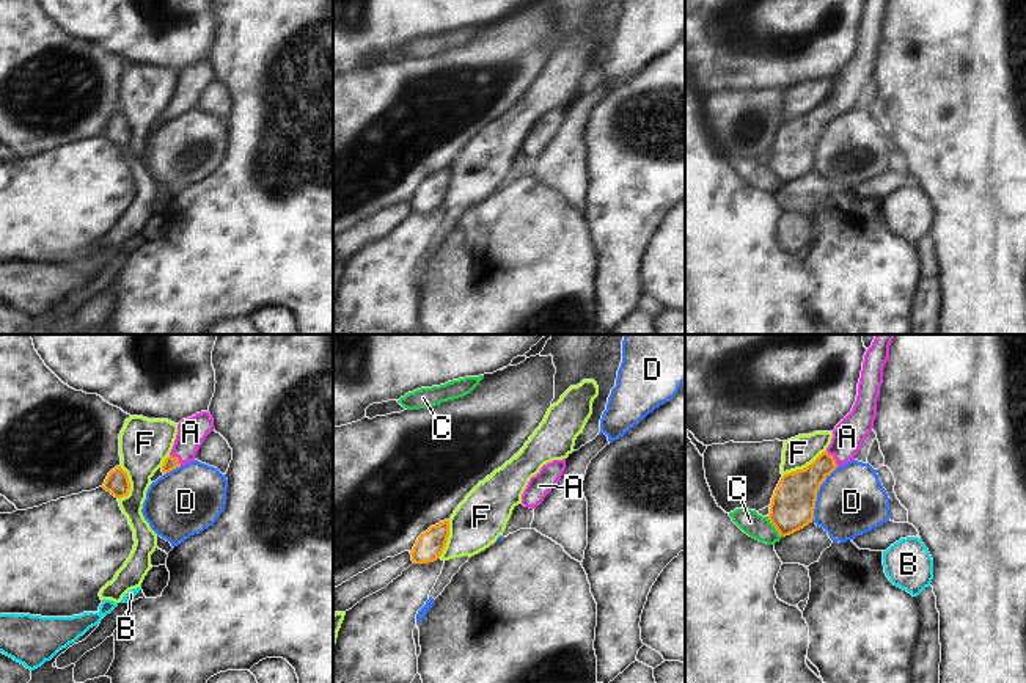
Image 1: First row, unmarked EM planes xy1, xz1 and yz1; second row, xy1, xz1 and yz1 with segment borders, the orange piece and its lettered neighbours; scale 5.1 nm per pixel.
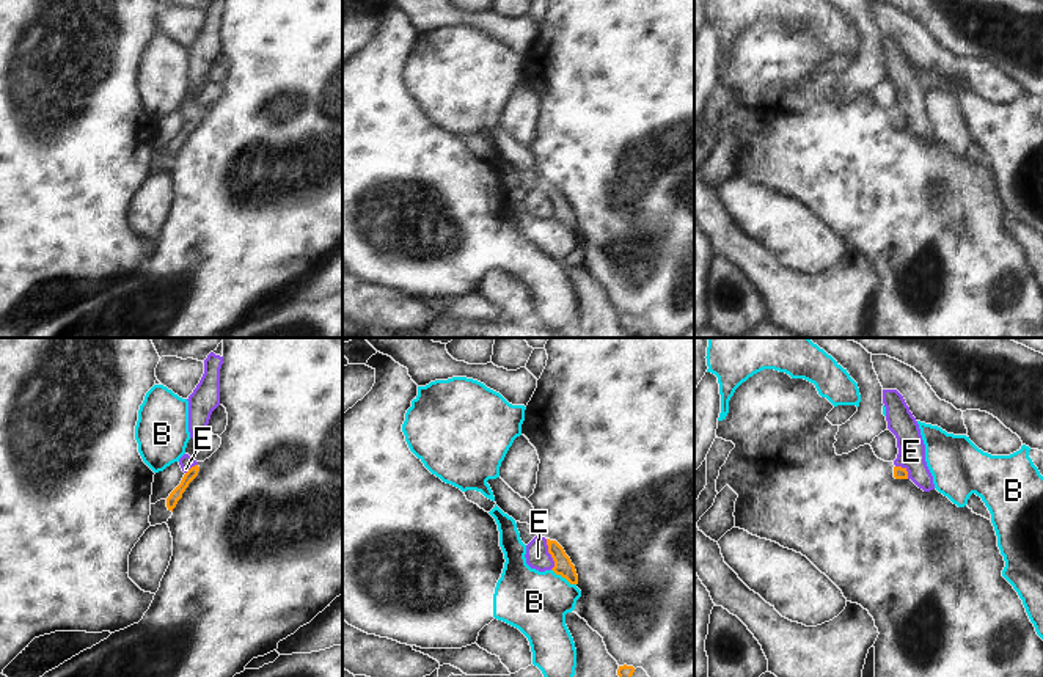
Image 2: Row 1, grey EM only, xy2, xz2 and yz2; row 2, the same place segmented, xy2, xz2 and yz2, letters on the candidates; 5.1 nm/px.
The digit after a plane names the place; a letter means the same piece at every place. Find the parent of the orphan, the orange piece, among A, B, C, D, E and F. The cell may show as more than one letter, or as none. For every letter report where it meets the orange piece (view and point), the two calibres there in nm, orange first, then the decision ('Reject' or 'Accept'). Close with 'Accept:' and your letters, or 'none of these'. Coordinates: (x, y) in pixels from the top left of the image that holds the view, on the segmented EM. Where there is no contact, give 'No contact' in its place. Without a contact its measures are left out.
A: Touches orange at yz1 (833, 457). Thickness 200 nm (orange) against 160 nm. Accept
B: Touches orange at xz2 (564, 577). Thickness 100 nm (orange) against 320 nm. Reject
C: Touches orange at yz1 (773, 525). Thickness 220 nm (orange) against 120 nm. Reject
D: Touches orange at yz1 (816, 495). Thickness 220 nm (orange) against 360 nm. Reject
E: Touches orange at xz2 (550, 553). Thickness 100 nm (orange) against 120 nm. Reject
F: Touches orange at yz1 (803, 468). Thickness 220 nm (orange) against 160 nm. Reject
Accept: A

